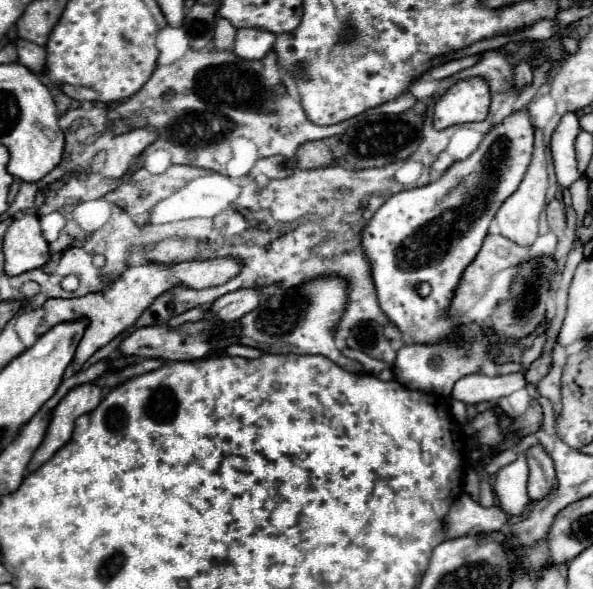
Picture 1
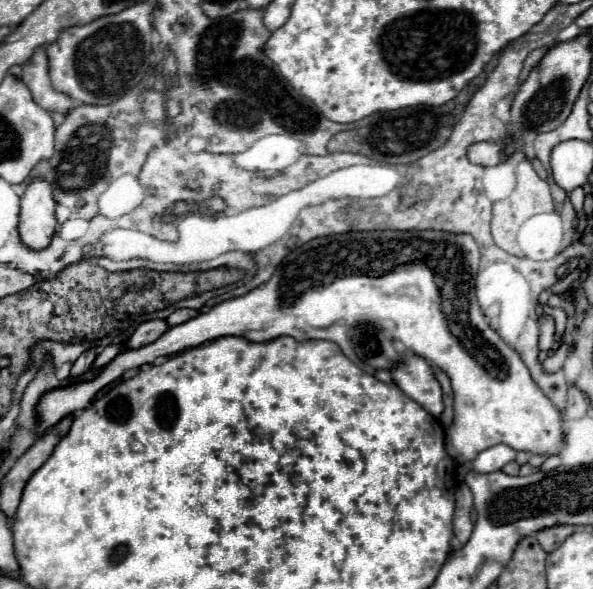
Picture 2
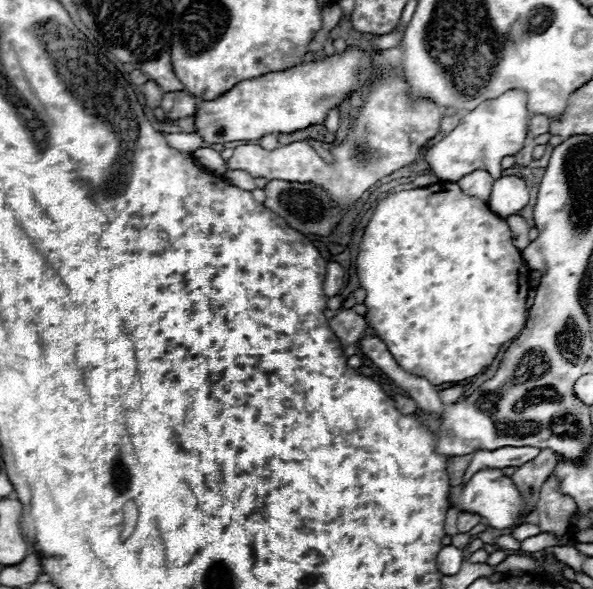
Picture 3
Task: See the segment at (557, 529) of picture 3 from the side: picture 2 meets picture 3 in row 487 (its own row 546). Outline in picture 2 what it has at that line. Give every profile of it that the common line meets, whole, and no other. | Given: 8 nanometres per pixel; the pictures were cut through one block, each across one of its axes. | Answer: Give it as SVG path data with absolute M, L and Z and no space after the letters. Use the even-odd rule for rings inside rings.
M556 526L556 528L544 528L536 532L536 538L540 542L540 546L546 552L556 550L556 546L560 546L570 534L574 532L574 526Z

